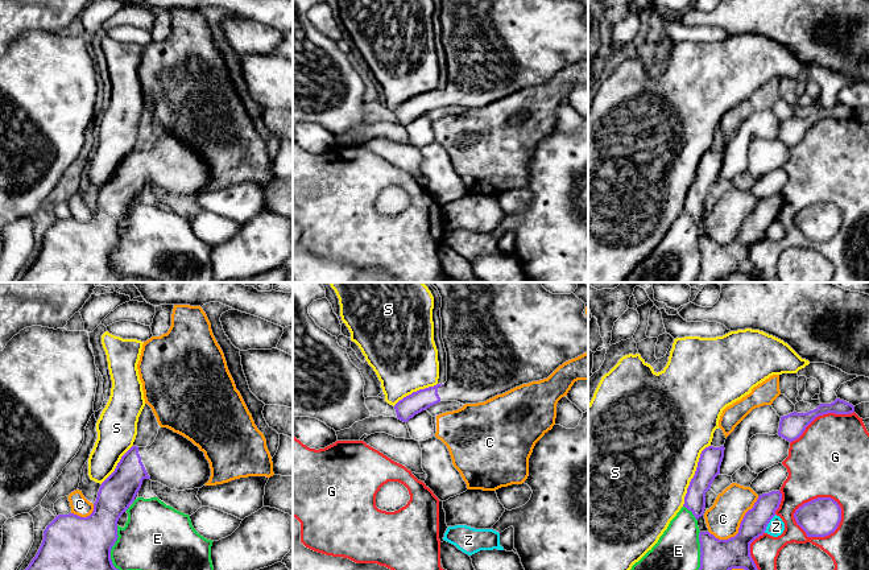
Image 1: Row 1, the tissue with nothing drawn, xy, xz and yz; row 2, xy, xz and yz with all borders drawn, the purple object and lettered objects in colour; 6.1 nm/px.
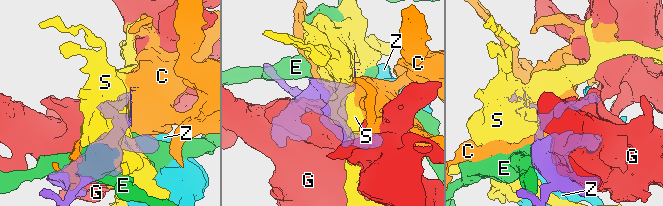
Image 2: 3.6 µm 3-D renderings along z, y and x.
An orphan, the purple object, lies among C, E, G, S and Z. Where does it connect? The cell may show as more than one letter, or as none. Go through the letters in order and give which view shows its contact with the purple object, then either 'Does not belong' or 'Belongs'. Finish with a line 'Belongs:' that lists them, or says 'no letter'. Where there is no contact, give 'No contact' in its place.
C: Touches purple in yz. Does not belong
E: Touches purple in xy. Does not belong
G: Touches purple in yz. Does not belong
S: Touches purple in yz. Does not belong
Z: Touches purple in yz. Does not belong
Belongs: no letter

